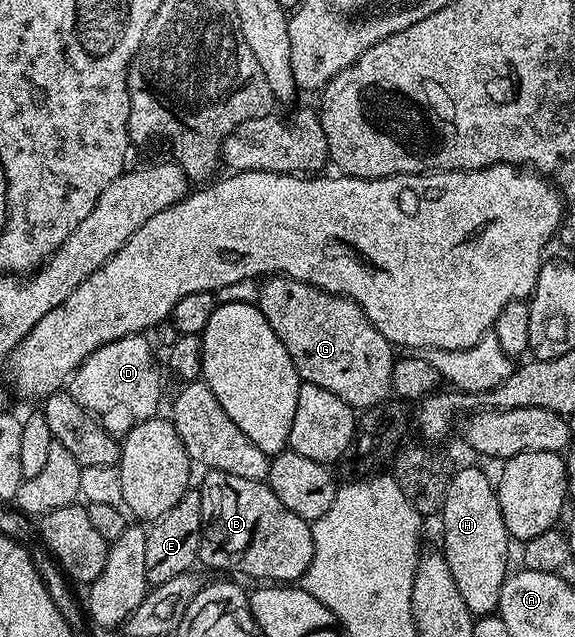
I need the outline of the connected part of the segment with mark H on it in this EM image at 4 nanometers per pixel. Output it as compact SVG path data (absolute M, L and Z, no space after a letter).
M458 466L449 482L447 497L439 512L440 519L441 543L445 546L443 554L447 569L451 569L451 577L455 577L459 597L467 601L467 609L474 616L494 614L499 605L499 593L505 584L505 576L511 571L511 540L499 509L494 480L488 479L477 467Z

